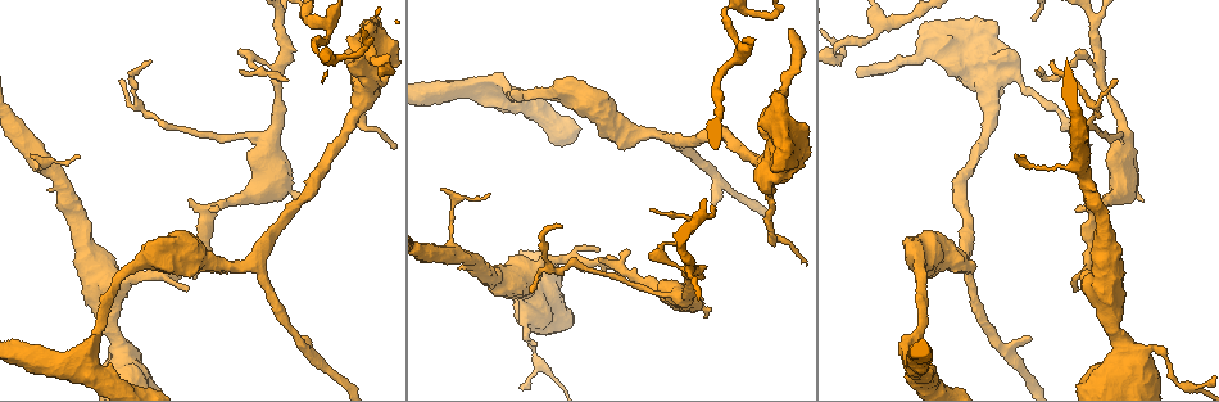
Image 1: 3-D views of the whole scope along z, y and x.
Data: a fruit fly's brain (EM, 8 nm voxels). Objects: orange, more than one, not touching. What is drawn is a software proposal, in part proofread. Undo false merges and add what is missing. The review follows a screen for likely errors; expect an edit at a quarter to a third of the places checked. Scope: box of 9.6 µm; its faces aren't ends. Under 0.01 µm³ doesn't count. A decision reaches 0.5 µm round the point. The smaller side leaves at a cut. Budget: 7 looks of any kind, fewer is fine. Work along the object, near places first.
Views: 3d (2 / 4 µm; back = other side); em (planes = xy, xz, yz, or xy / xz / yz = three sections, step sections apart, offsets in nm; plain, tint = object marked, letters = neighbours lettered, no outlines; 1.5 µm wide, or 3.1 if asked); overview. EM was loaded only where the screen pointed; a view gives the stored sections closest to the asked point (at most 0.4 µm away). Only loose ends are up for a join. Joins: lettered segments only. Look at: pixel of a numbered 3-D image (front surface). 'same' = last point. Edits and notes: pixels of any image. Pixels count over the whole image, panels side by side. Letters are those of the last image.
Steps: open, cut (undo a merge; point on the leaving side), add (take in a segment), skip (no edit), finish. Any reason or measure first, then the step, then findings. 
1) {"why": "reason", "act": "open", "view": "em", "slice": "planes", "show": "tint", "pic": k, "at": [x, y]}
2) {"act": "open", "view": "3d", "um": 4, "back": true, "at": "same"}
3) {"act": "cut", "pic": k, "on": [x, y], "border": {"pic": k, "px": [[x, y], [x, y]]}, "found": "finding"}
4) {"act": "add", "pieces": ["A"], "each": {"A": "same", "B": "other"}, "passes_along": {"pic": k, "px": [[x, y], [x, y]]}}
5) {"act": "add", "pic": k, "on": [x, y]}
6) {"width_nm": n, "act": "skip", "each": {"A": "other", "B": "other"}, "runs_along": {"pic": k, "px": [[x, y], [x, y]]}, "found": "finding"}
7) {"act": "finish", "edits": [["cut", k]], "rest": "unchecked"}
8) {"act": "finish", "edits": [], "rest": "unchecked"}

{"why": "long arm stops here", "act": "open", "view": "3d", "um": 2, "pic": 1, "at": [380, 73]}

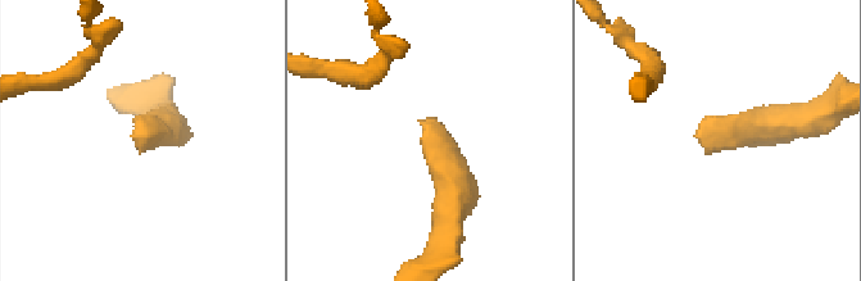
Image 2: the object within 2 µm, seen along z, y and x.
{"why": "now the EM", "act": "open", "view": "em", "slice": "planes", "show": "letters", "pic": 2, "at": [428, 118]}

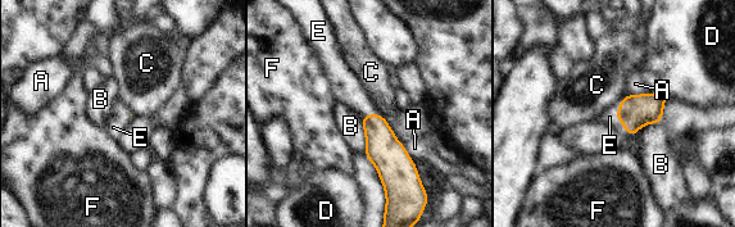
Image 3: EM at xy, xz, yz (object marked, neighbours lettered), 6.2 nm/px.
{"act": "add", "pieces": ["E"], "each": {"A": "other", "B": "other", "C": "other", "D": "other", "E": "same", "F": "other"}, "passes_along": {"pic": 3, "px": [[635, 110], [617, 117], [609, 117]]}, "found": "the cell continues"}

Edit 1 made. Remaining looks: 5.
{"why": "see it whole again", "act": "open", "view": "overview"}

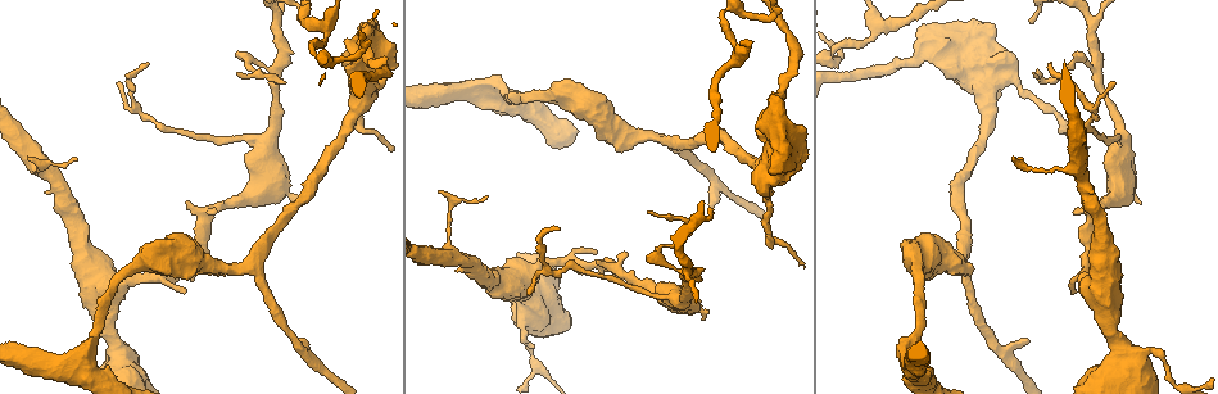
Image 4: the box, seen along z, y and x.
{"why": "three-way junction", "act": "open", "view": "3d", "um": 2, "pic": 4, "at": [662, 139]}

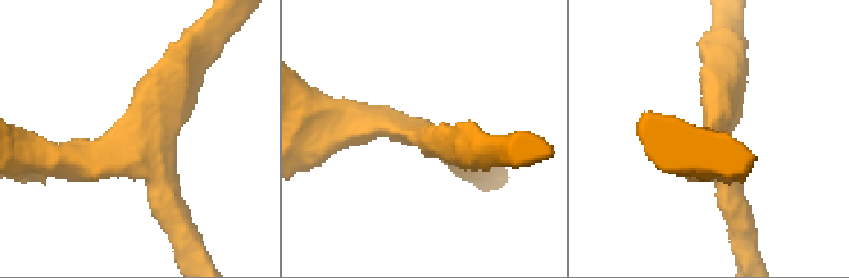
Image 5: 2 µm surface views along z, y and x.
{"arms": 3, "arm_widths_nm": [220, 240, 280], "why": "shape alone is not enough", "act": "open", "view": "em", "slice": "yz", "step": 4, "show": "tint", "pic": 5, "at": [427, 140]}

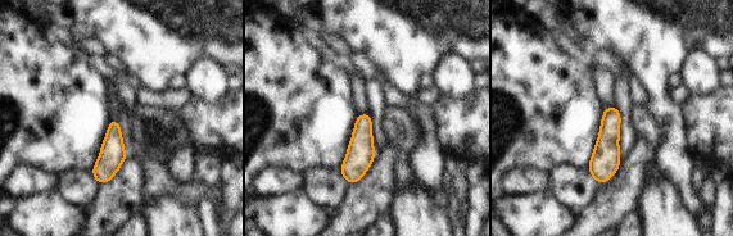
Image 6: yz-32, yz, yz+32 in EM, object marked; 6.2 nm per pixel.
{"why": "what lies round it", "act": "open", "view": "em", "slice": "yz", "step": 4, "show": "letters", "at": "same"}

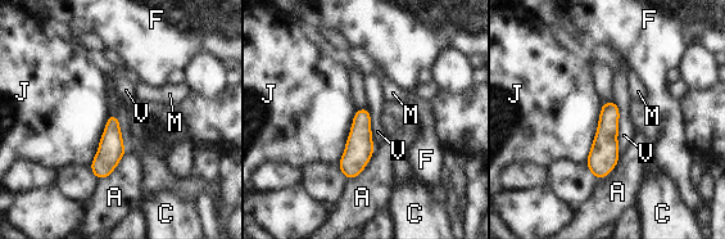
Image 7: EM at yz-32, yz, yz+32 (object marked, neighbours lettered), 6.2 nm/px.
{"longest_contact_nm": ["J", 400], "act": "skip", "each": {"A": "other", "C": "other", "F": "other", "J": "other", "M": "other", "V": "other"}, "found": "continuous, no second cell"}

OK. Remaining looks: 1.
{"why": "free end", "act": "open", "view": "em", "slice": "xy", "step": 8, "show": "letters", "pic": 4, "at": [182, 293]}

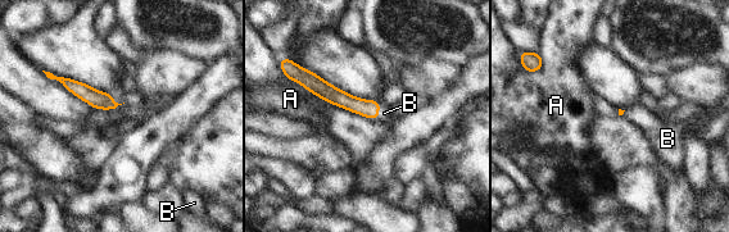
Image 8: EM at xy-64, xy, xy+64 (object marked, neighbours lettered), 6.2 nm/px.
{"act": "add", "pieces": ["B"], "each": {"A": "other", "B": "same"}, "passes_along": {"pic": 8, "px": [[367, 108], [377, 112], [384, 113]]}, "found": "it goes on there"}

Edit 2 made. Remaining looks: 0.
{"act": "finish", "edits": [["add", 3], ["add", 8]], "rest": "unchecked"}

